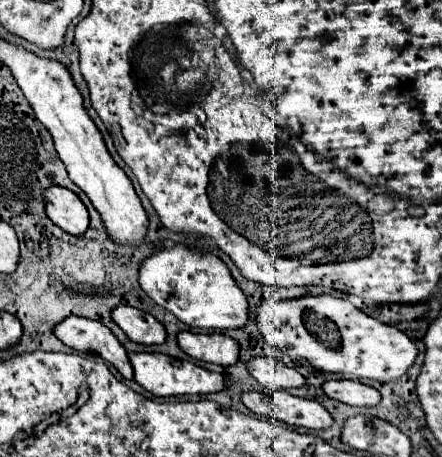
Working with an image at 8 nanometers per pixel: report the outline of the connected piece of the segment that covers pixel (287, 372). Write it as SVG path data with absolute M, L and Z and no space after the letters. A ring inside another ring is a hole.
M255 357L247 363L247 369L253 375L253 379L265 389L285 391L305 385L305 377L301 373L287 367L283 361L271 357Z

